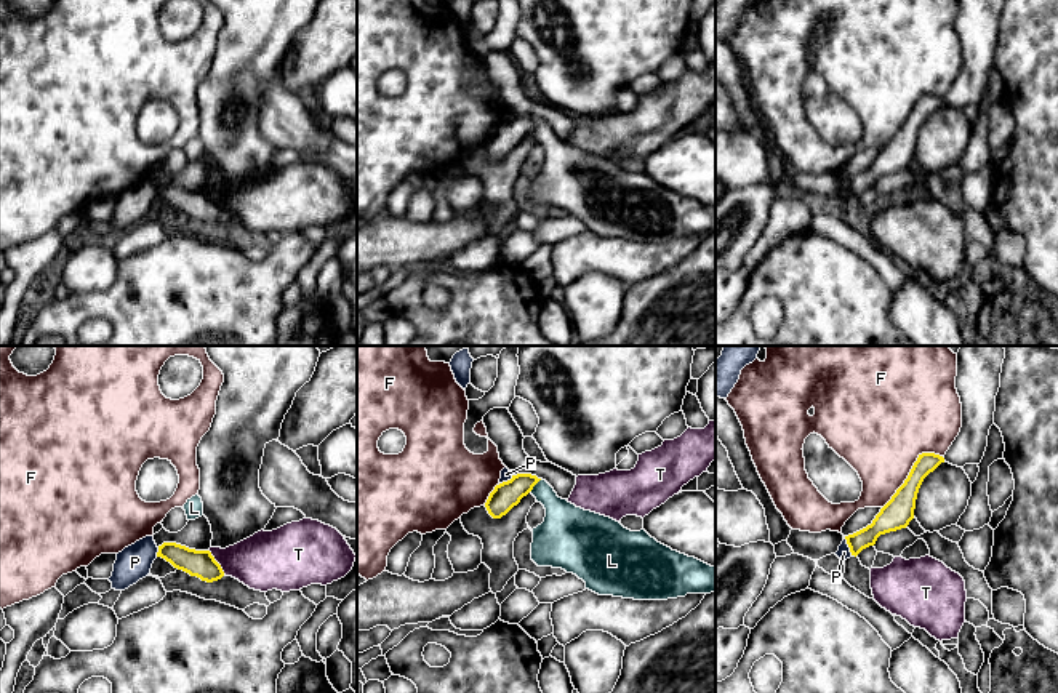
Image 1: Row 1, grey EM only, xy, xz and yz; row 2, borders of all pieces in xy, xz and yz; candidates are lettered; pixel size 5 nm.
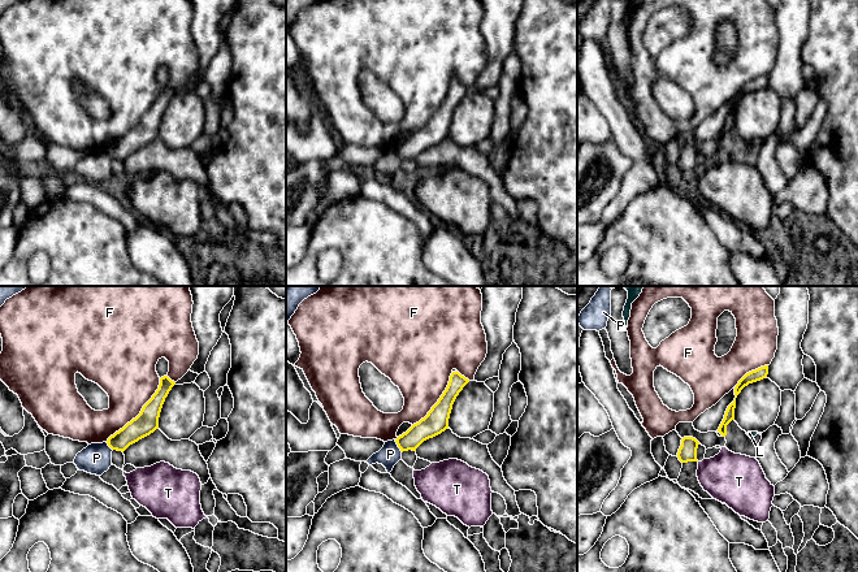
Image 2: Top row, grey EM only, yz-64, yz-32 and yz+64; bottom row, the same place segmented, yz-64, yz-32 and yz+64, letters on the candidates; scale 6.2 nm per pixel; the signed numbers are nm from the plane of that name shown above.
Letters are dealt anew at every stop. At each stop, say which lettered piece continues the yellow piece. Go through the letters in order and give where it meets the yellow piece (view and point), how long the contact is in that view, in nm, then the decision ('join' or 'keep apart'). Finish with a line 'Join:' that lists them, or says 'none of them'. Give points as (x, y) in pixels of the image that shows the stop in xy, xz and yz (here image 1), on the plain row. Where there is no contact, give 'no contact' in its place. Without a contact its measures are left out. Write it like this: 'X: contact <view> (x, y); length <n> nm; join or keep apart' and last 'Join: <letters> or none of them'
F: contact yz (911, 112); length 400 nm; keep apart
L: contact xz (535, 125); length 90 nm; keep apart
P: contact yz (849, 188); length 110 nm; keep apart
T: contact xy (216, 204); length 150 nm; keep apart
Join: none of them

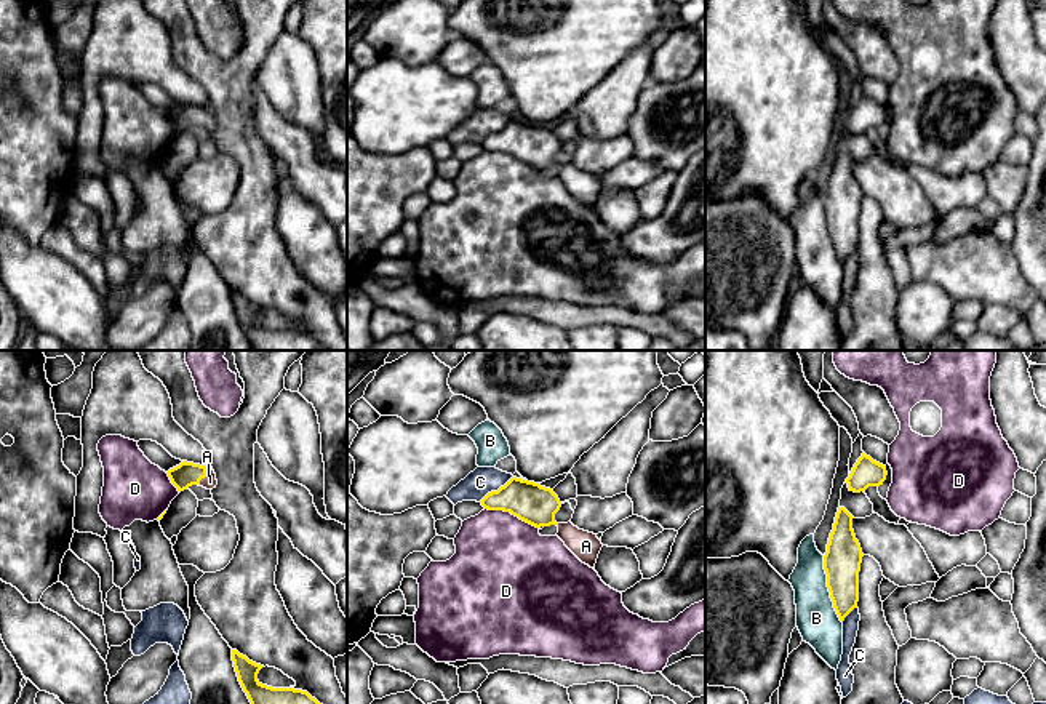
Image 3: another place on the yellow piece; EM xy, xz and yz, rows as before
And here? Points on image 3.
A: contact xy (205, 117); length 110 nm; join
B: contact yz (829, 231); length 360 nm; keep apart
C: contact xz (498, 132); length 220 nm; keep apart
D: contact xz (512, 156); length 300 nm; keep apart
Join: A

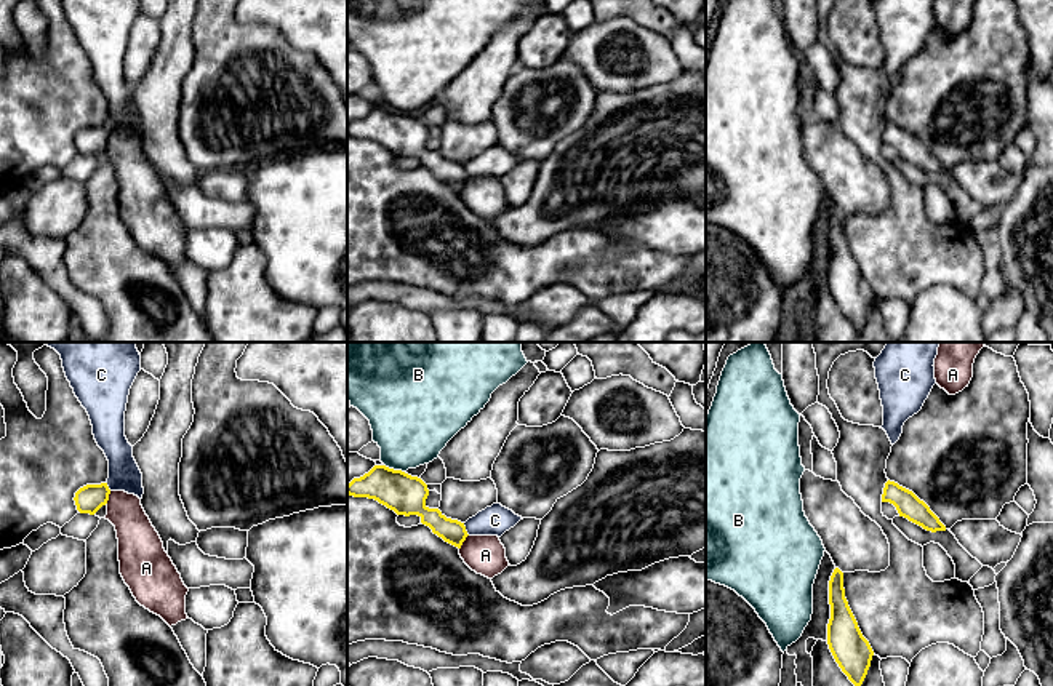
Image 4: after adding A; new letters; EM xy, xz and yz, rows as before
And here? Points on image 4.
A: contact xz (463, 183); length 90 nm; keep apart
B: contact xz (392, 111); length 110 nm; keep apart
C: contact xz (464, 171); length 70 nm; keep apart
Join: none of them

